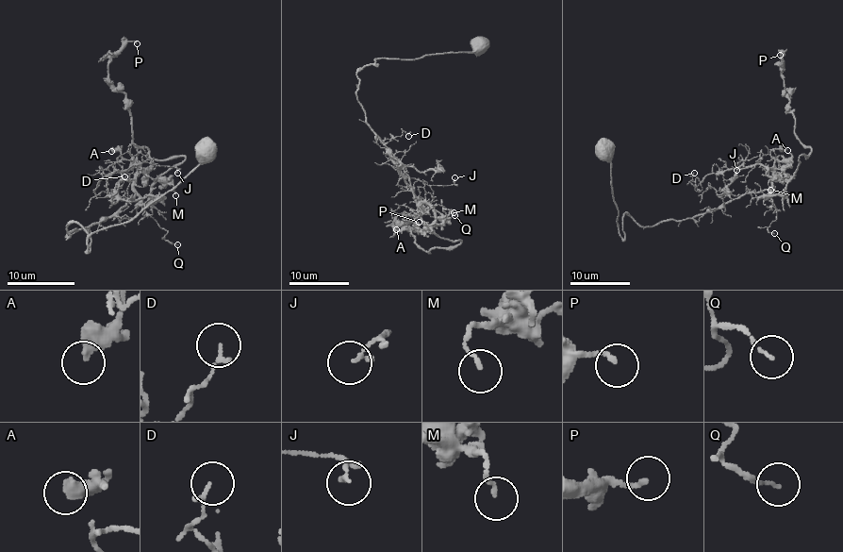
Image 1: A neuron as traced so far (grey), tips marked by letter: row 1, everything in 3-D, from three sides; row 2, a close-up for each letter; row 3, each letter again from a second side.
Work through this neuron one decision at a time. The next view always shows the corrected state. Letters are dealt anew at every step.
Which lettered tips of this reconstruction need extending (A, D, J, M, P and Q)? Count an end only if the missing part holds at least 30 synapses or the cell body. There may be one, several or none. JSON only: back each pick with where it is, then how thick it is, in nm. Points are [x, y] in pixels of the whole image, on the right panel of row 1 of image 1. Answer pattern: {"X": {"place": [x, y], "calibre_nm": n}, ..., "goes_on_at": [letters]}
{"goes_on_at": []}

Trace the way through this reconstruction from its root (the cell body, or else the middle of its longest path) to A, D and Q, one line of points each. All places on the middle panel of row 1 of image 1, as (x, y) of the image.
A: (479, 48), (376, 58), (356, 72), (366, 124), (408, 176), (417, 207), (419, 215), (405, 212), (396, 229)
D: (479, 48), (376, 58), (356, 72), (366, 124), (413, 165), (399, 170), (404, 177), (381, 143), (408, 136)
Q: (479, 48), (376, 58), (356, 72), (366, 124), (408, 176), (417, 208), (454, 215)

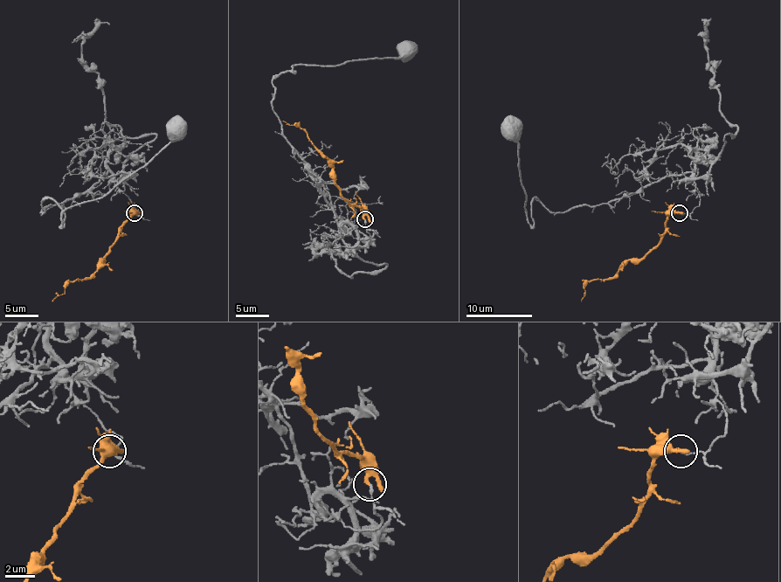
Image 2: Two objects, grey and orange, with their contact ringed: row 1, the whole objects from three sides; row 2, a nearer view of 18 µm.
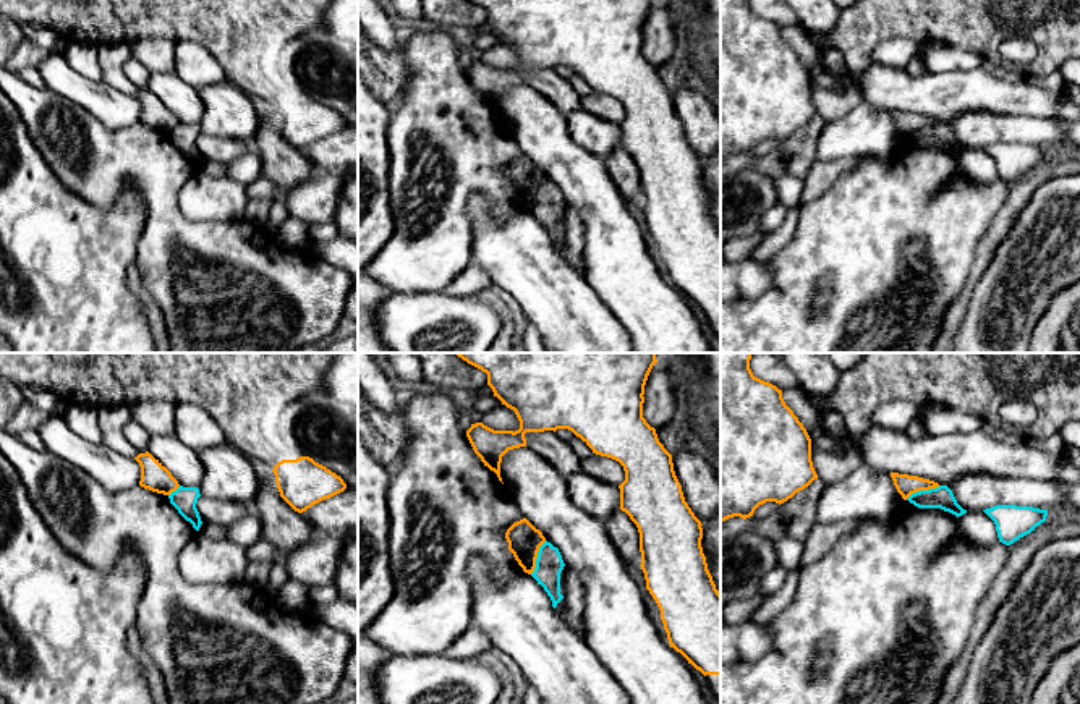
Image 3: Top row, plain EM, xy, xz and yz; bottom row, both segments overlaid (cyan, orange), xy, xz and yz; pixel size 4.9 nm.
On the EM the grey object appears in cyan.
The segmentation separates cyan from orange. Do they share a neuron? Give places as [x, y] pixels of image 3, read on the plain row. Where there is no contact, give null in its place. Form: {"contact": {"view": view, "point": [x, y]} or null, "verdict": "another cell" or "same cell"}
{"contact": {"view": "xz", "point": [538, 195]}, "verdict": "another cell"}

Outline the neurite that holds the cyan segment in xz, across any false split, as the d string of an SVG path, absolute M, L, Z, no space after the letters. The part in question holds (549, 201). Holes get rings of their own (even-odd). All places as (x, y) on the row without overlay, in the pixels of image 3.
M544 180L539 184L536 206L531 214L544 225L547 233L552 238L552 244L555 246L557 241L563 236L560 231L560 210L565 201L557 184L551 180Z

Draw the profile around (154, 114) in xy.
M149 89L139 91L134 97L141 104L141 125L164 133L170 133L180 125L172 110Z

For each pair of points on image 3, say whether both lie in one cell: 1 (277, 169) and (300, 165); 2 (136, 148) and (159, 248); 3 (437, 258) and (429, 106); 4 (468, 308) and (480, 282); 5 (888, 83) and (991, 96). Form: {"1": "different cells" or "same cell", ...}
{"1": "same cell", "2": "same cell", "3": "same cell", "4": "different cells", "5": "same cell"}

